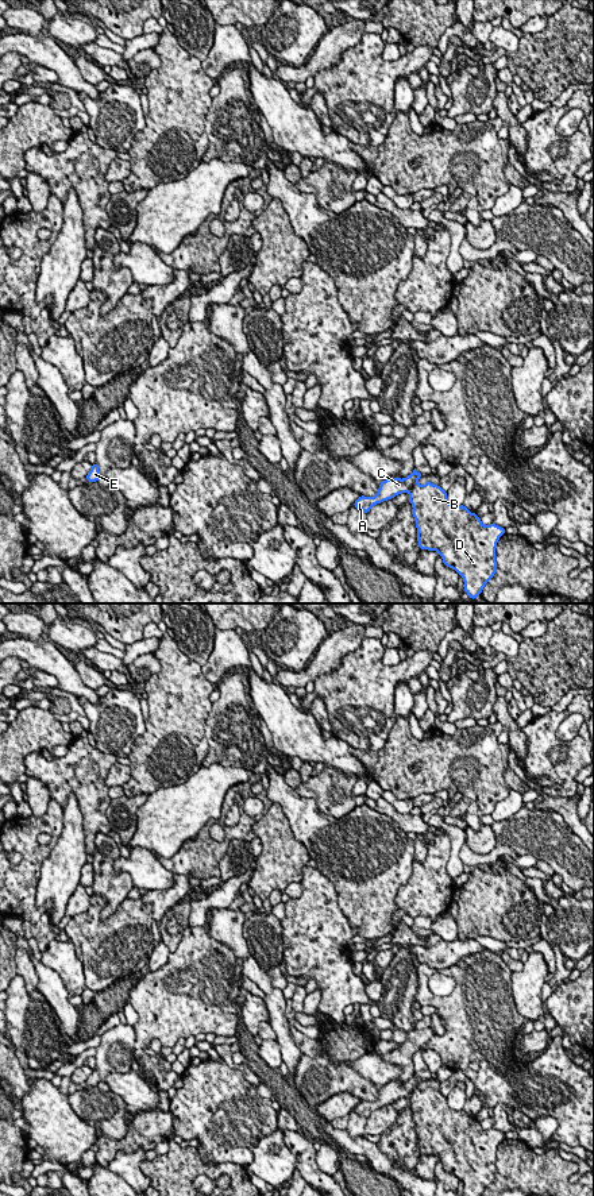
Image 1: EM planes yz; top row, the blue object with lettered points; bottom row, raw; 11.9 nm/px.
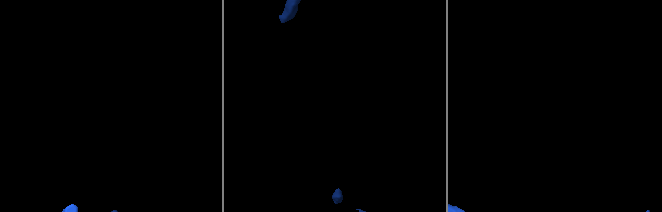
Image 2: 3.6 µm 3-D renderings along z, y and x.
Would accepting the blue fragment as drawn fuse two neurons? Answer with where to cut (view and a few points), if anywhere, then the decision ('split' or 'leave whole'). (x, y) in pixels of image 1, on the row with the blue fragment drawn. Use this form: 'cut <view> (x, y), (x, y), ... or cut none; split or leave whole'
cut yz (416, 481), (408, 492); split

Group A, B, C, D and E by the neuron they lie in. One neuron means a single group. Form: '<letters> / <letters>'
A C E / B D

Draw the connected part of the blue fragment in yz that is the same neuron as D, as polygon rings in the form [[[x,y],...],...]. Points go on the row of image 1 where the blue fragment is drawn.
[[[414,482],[409,495],[409,502],[413,506],[412,514],[416,520],[420,551],[437,551],[444,566],[454,568],[463,578],[464,593],[471,599],[475,599],[495,574],[497,541],[506,533],[505,528],[495,524],[483,525],[481,518],[475,513],[468,512],[464,505],[451,505],[447,499],[447,491],[440,485],[436,486],[427,482],[420,486]]]

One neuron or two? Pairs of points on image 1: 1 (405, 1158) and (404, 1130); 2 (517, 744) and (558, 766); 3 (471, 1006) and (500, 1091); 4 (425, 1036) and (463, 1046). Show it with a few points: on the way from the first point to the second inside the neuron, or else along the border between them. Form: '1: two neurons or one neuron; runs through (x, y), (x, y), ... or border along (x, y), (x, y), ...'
1: one neuron; runs through (404, 1152), (404, 1137)
2: two neurons; border along (520, 728), (527, 741), (527, 753), (521, 762)
3: one neuron; runs through (485, 1027), (494, 1046), (500, 1069)
4: two neurons; border along (435, 1033), (424, 1048)

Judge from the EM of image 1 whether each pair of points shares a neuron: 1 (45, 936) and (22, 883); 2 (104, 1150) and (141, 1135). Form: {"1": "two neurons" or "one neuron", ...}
{"1": "two neurons", "2": "one neuron"}

